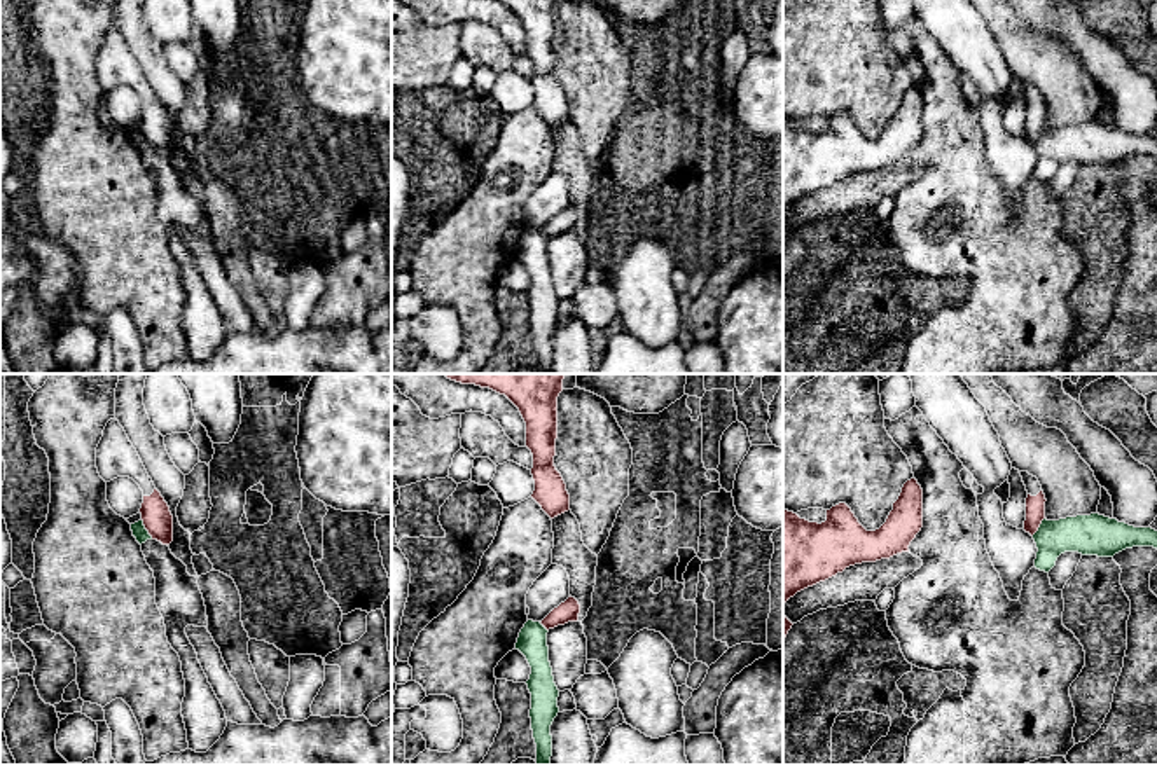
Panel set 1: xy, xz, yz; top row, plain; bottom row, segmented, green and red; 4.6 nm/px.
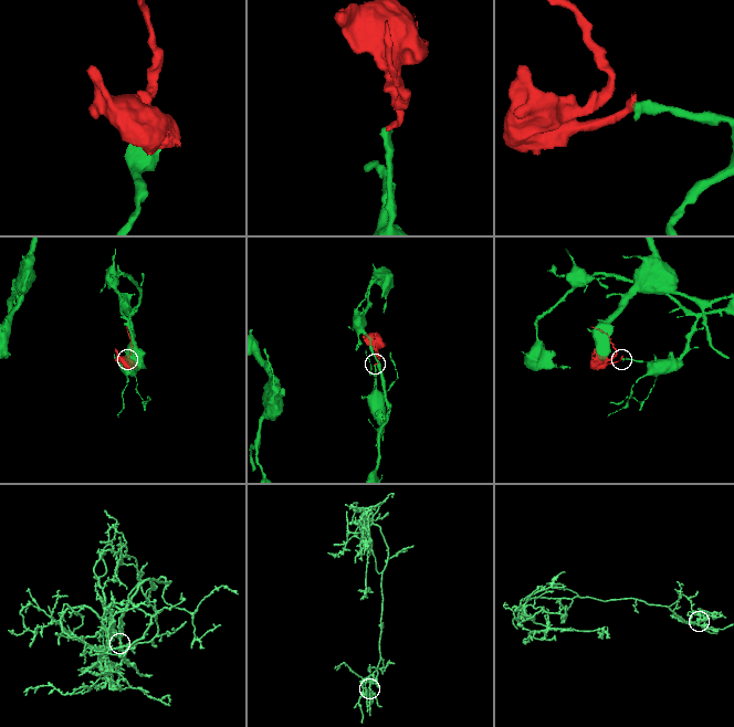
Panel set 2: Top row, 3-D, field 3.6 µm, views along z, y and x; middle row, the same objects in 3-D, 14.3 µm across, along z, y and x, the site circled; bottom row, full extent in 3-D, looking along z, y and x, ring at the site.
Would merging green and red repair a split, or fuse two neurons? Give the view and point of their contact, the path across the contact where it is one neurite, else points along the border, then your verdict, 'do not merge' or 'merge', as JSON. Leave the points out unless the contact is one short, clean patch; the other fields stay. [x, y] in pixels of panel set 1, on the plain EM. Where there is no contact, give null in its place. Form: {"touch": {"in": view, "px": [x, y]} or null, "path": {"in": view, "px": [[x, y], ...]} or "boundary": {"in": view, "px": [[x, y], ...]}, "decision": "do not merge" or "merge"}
{"touch": {"in": "xy", "px": [145, 138]}, "boundary": {"in": "xy", "px": [[142, 128], [152, 147]]}, "decision": "do not merge"}

